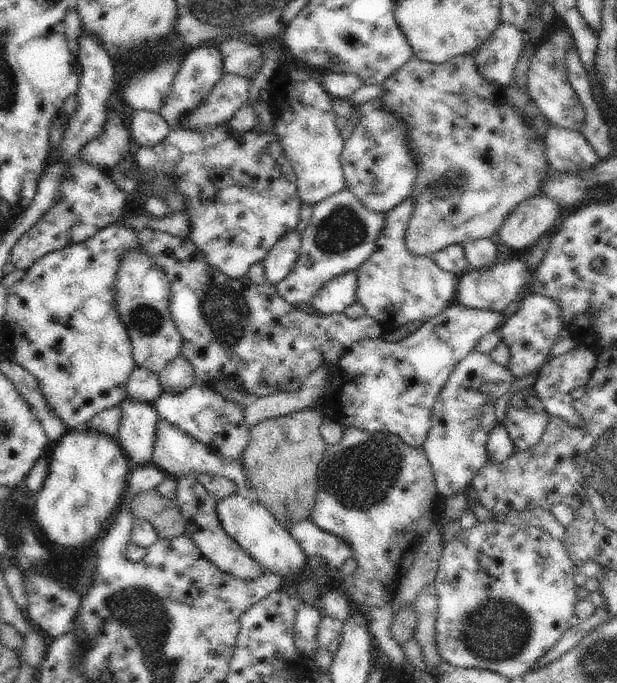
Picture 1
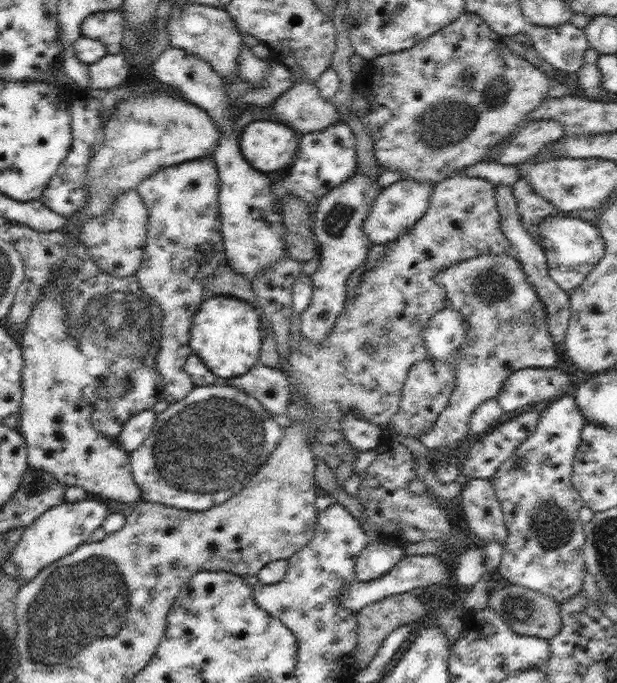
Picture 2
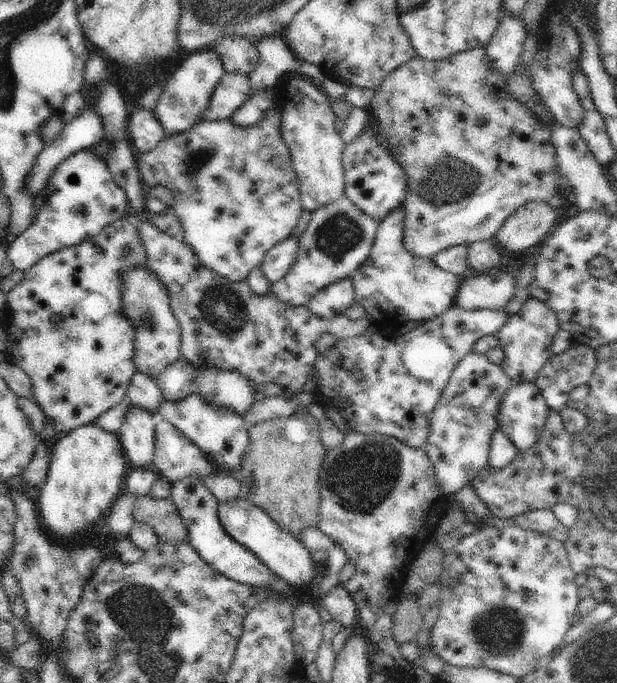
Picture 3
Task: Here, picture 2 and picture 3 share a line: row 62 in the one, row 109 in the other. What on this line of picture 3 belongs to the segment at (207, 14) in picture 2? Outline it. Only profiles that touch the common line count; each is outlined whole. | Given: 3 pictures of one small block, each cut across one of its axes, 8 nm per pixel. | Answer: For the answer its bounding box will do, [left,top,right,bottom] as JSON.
[203,72,250,120]

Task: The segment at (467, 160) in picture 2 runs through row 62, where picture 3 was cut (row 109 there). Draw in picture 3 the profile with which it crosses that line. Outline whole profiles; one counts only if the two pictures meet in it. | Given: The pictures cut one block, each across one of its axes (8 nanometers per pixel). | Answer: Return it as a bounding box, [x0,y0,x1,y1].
[365,46,574,259]

